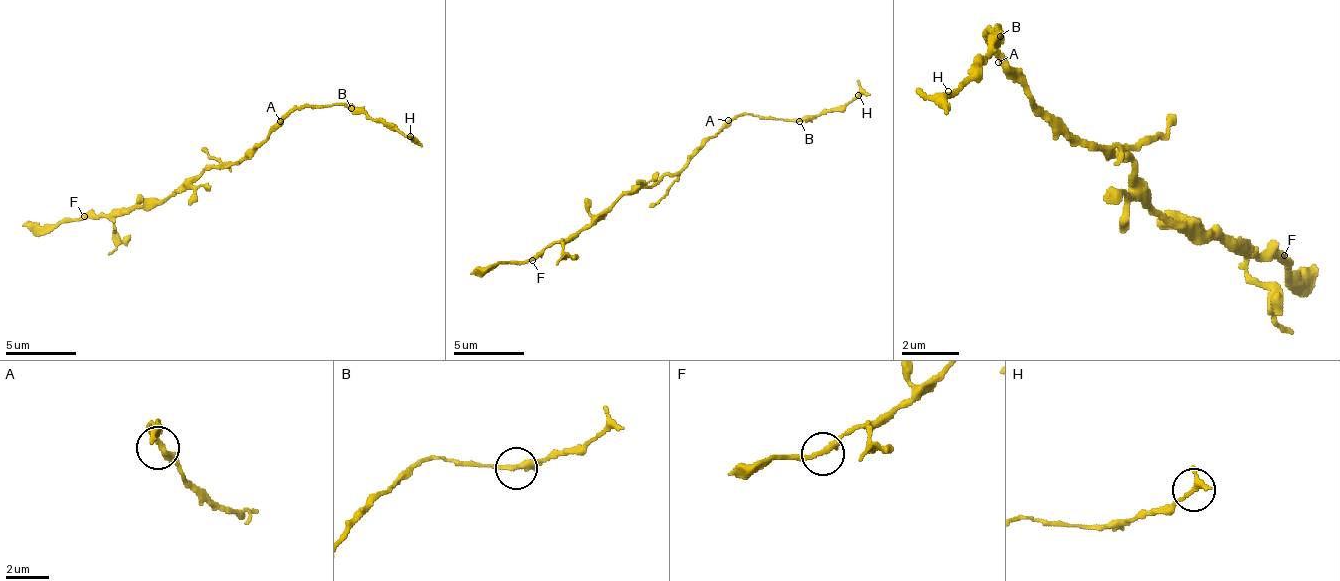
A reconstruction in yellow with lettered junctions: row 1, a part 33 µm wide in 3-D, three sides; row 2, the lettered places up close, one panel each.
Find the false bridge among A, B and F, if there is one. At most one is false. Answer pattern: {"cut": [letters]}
{"cut": ["B"]}

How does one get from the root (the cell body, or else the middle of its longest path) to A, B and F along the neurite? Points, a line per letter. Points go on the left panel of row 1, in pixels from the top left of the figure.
A: (224, 164), (238, 164), (280, 121)
B: (224, 164), (238, 164), (294, 111), (326, 107), (329, 104), (347, 104), (350, 107)
F: (224, 164), (214, 164), (203, 174), (186, 178), (164, 199), (136, 202), (115, 213), (87, 213), (84, 216)

